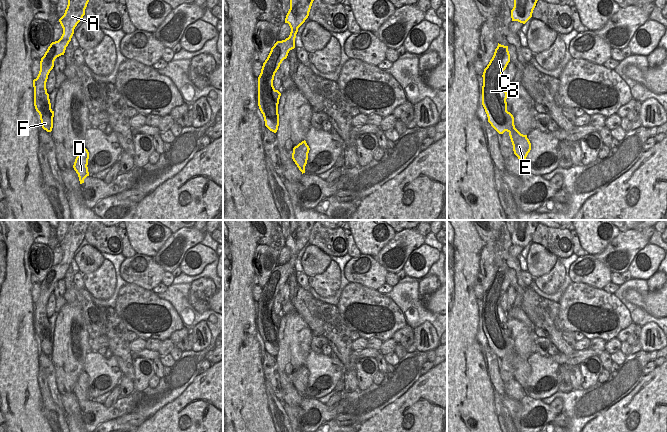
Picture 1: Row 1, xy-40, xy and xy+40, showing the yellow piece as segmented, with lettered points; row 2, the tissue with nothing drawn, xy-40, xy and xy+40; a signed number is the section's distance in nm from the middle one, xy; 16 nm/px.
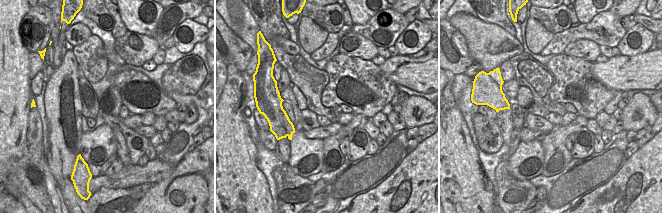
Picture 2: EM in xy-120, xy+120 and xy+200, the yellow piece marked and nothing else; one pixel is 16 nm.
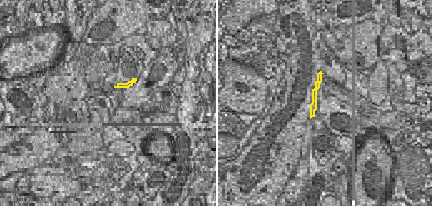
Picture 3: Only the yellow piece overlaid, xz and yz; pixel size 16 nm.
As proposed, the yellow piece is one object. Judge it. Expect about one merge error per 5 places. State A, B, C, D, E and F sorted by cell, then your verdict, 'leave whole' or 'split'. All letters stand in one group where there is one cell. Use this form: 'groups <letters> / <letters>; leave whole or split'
groups A B C D E F; leave whole

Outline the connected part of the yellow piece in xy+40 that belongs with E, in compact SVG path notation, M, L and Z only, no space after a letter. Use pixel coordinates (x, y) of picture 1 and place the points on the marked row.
M498 43L494 55L483 72L482 105L488 117L488 122L499 133L509 133L514 154L523 165L531 150L527 135L521 134L514 125L513 115L507 111L507 92L500 81L503 71L510 62L508 46Z

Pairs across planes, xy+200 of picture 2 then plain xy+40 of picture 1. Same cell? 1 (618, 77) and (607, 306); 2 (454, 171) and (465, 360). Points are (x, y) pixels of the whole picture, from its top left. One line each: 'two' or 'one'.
1: two
2: one

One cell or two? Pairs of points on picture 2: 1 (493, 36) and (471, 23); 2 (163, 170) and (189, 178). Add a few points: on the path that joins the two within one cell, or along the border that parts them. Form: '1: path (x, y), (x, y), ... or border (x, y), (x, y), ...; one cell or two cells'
1: path (488, 36), (484, 36), (476, 28); one cell
2: border (176, 165), (167, 177), (152, 184); two cells

